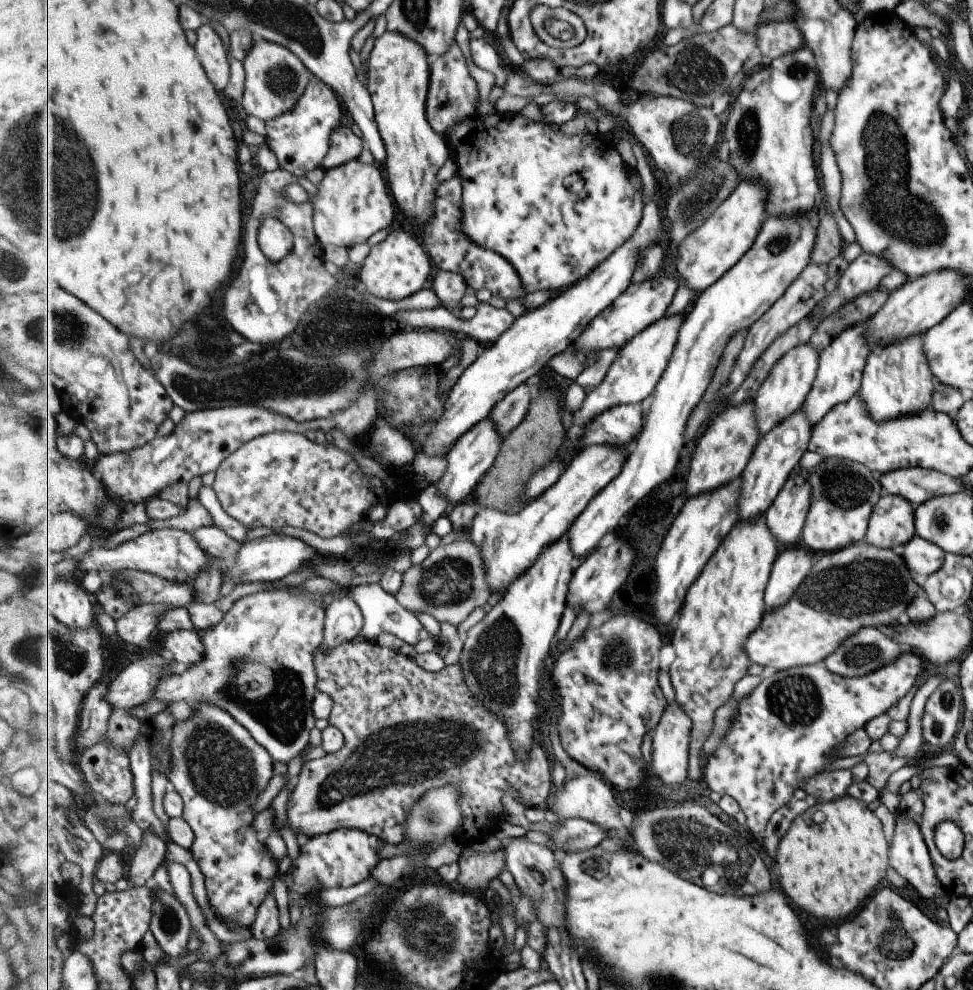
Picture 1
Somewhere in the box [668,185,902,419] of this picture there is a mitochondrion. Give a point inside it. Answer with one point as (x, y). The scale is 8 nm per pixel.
(778, 243)

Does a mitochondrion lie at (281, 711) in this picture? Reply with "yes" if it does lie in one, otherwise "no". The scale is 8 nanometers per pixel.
yes

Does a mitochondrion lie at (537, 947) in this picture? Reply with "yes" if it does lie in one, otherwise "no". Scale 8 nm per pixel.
no

